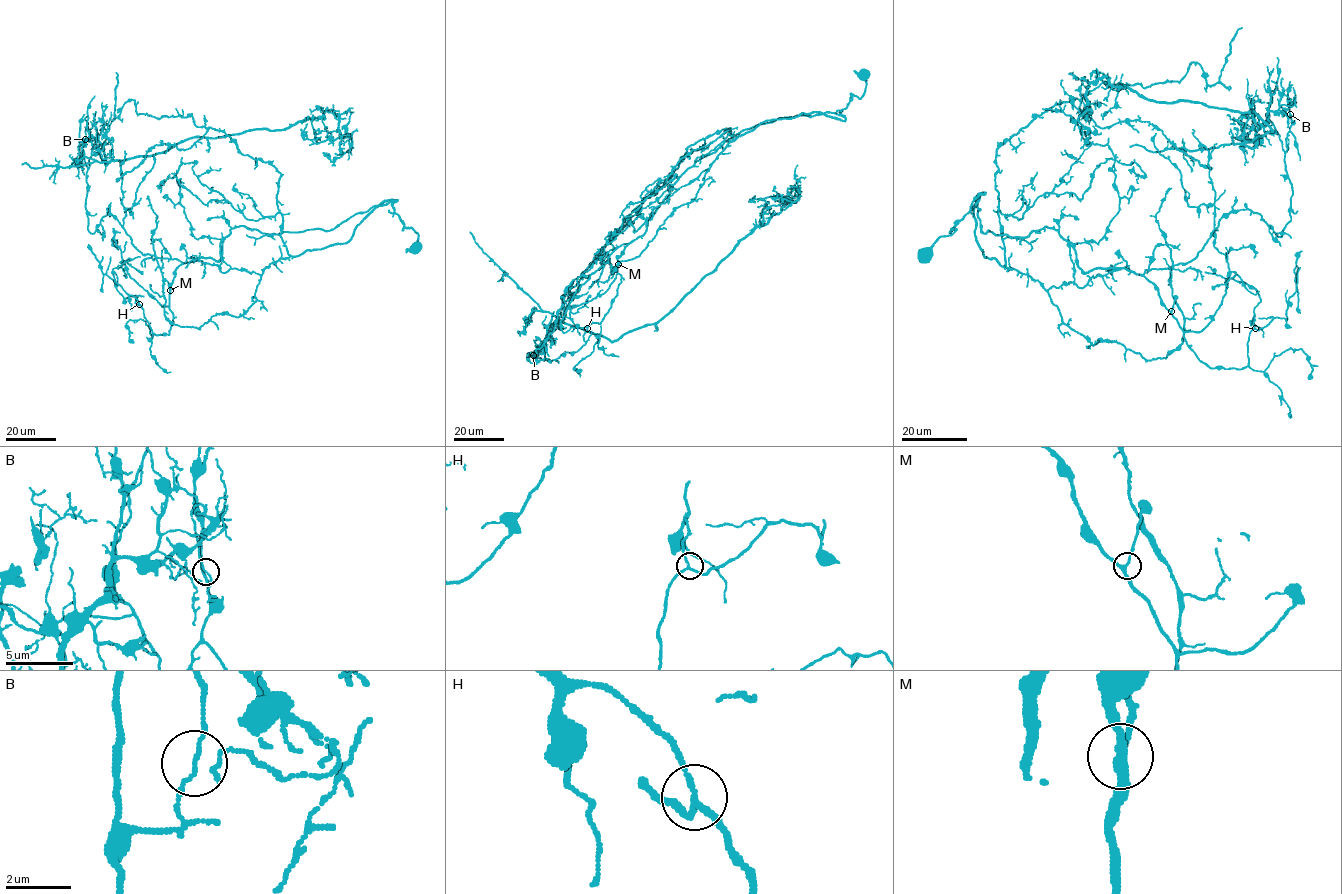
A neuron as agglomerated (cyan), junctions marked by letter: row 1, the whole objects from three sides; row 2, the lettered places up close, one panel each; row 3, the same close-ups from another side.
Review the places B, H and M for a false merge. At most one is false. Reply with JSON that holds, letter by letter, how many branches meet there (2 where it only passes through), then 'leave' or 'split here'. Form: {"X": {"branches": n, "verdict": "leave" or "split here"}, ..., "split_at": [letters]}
{"B": {"branches": 2, "verdict": "split here"}, "H": {"branches": 3, "verdict": "leave"}, "M": {"branches": 3, "verdict": "leave"}, "split_at": ["B"]}

